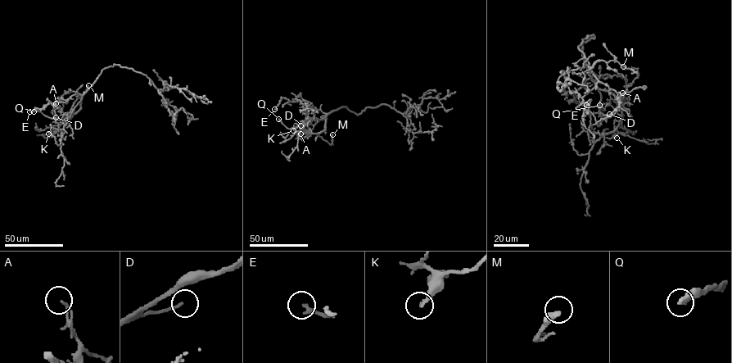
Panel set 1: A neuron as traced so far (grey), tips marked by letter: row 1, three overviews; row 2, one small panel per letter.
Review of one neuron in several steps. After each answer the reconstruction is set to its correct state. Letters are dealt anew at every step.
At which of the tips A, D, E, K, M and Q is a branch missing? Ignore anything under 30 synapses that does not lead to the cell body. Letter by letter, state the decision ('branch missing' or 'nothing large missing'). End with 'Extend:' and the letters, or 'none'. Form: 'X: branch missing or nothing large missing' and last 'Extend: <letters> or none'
A: nothing large missing
D: nothing large missing
E: nothing large missing
K: nothing large missing
M: nothing large missing
Q: branch missing
Extend: Q

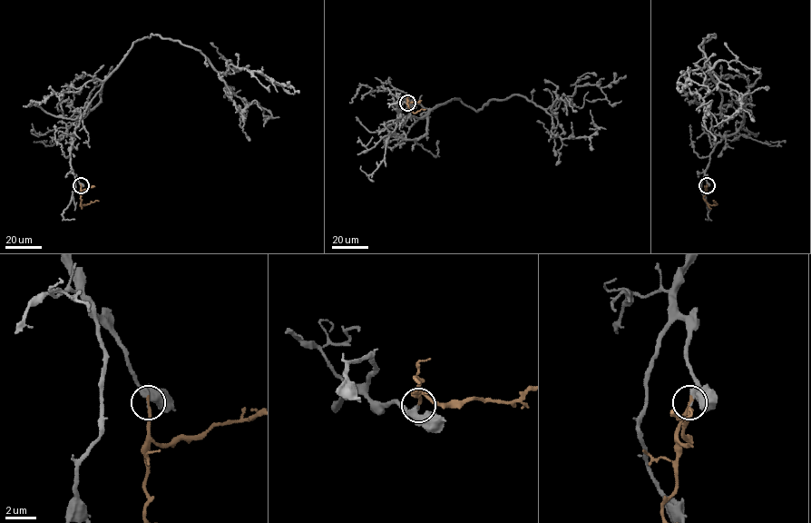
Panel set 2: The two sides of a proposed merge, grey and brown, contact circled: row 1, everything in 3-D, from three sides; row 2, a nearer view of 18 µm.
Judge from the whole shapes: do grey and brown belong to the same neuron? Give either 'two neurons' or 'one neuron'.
one neuron

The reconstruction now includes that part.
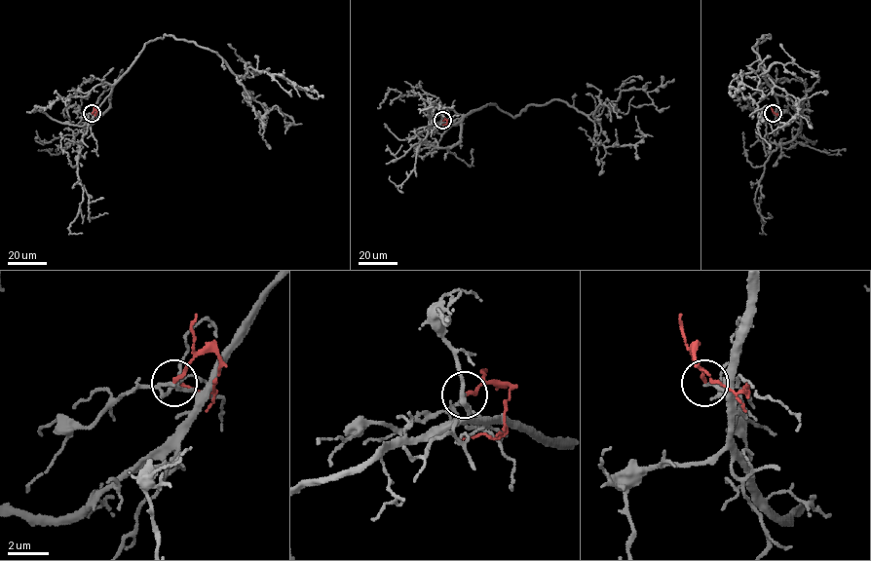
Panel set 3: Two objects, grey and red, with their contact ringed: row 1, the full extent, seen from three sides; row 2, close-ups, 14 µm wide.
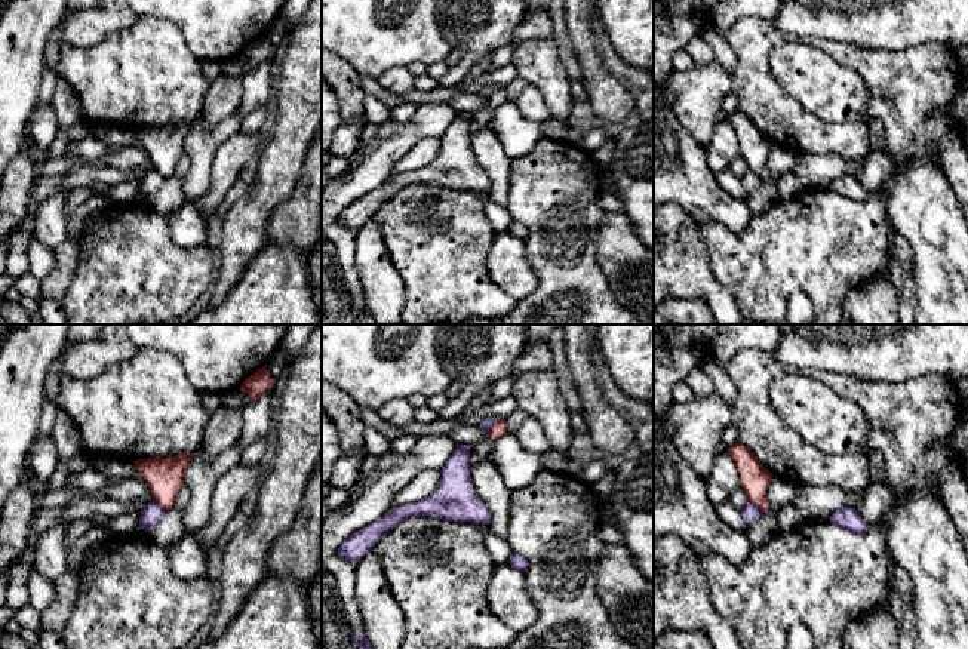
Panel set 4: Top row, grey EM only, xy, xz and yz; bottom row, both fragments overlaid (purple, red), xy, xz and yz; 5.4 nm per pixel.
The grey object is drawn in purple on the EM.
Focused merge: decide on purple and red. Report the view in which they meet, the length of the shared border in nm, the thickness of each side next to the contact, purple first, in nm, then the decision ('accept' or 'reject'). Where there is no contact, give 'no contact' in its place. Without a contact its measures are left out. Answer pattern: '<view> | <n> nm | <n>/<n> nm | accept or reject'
xz | 120 nm | 70/80 nm | reject

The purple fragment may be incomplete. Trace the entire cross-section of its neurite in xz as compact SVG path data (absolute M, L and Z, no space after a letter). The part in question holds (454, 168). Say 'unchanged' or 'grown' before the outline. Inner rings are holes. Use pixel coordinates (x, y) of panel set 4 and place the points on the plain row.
unchanged | M457 113L442 135L437 157L427 166L391 176L377 190L351 202L338 216L338 224L357 231L375 212L399 191L412 184L430 184L449 190L474 190L489 193L492 181L473 159L470 147L470 117L474 113Z

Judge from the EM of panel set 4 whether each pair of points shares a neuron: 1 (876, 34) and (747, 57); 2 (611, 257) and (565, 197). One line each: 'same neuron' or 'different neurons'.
1: different neurons
2: different neurons

